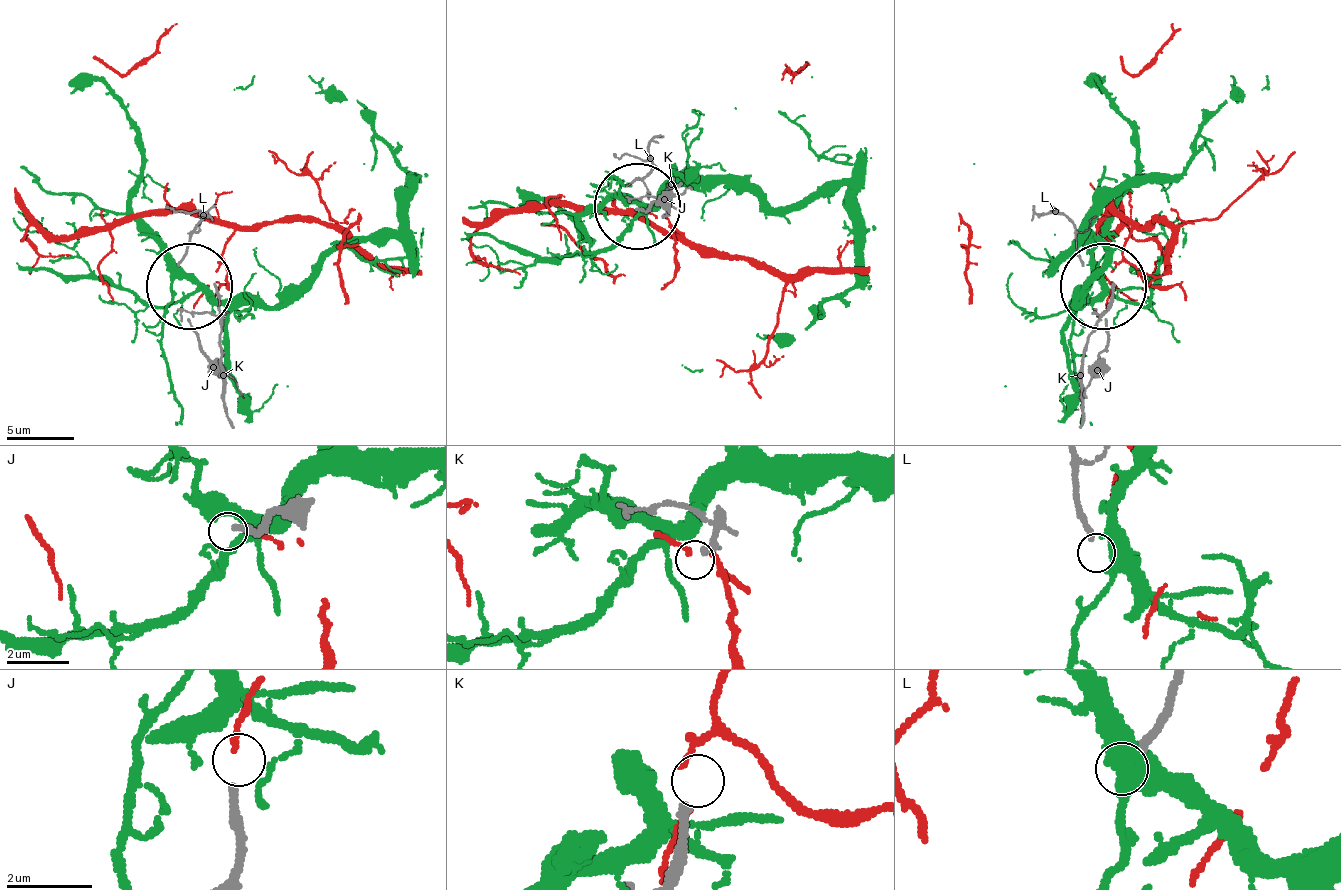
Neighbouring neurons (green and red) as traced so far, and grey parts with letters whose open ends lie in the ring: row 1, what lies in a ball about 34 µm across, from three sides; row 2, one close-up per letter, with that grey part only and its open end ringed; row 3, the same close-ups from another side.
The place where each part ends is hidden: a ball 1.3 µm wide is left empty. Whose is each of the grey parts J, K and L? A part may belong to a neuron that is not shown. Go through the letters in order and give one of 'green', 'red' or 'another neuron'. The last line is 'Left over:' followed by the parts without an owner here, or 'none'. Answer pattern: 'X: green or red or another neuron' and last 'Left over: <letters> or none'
J: another neuron
K: another neuron
L: green
Left over: J, K

